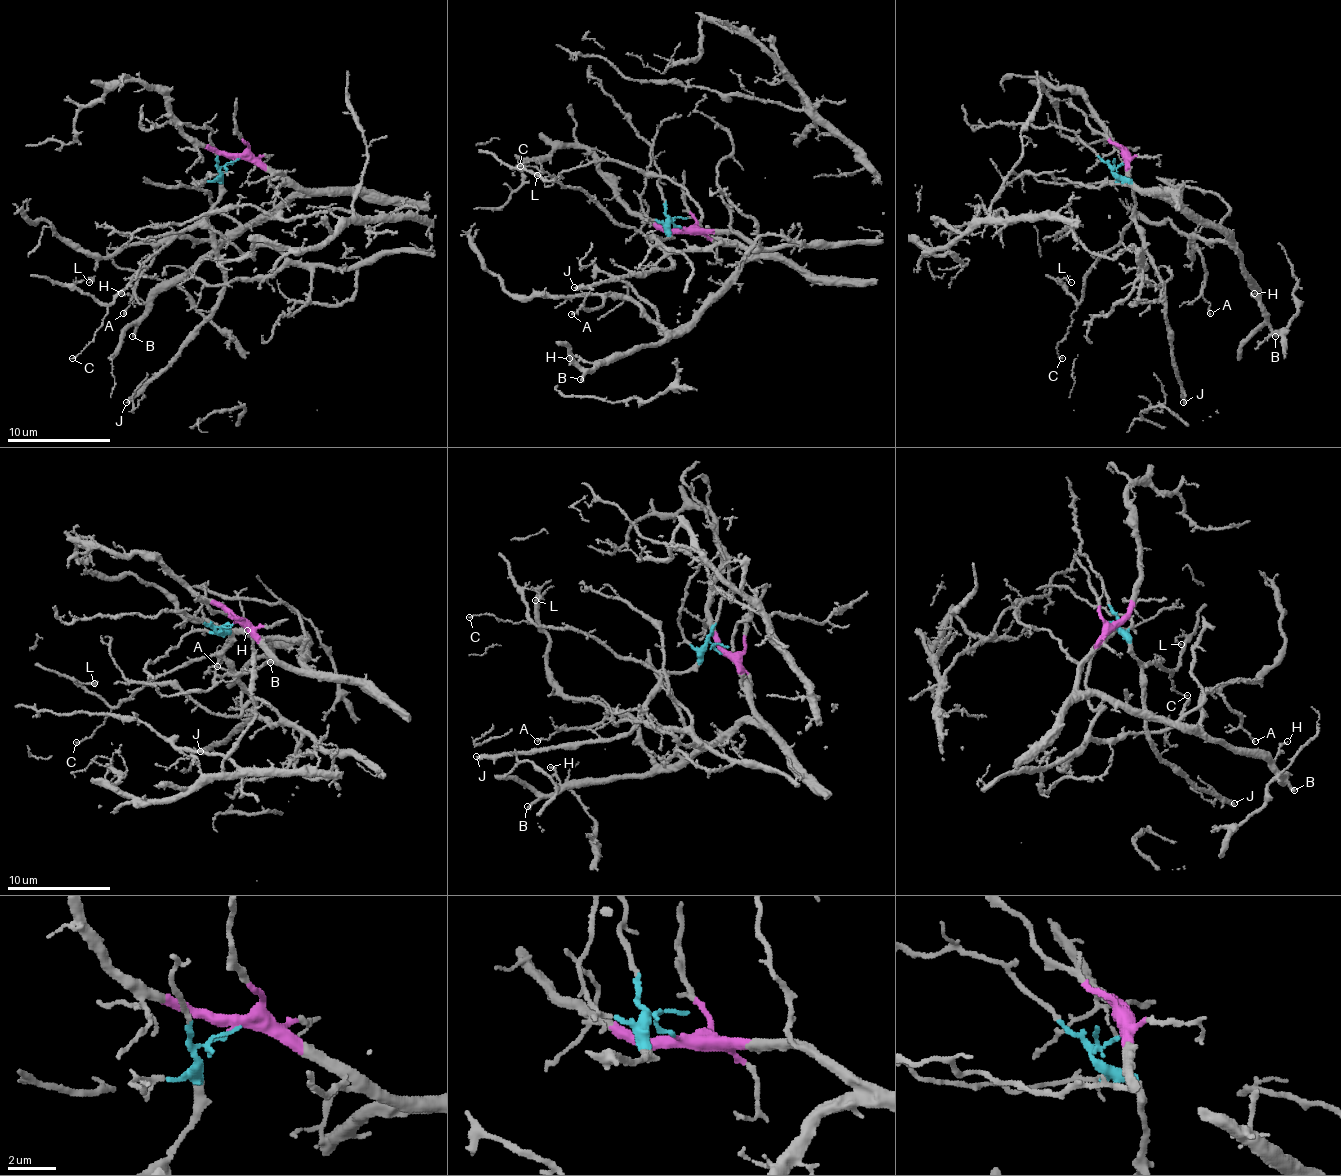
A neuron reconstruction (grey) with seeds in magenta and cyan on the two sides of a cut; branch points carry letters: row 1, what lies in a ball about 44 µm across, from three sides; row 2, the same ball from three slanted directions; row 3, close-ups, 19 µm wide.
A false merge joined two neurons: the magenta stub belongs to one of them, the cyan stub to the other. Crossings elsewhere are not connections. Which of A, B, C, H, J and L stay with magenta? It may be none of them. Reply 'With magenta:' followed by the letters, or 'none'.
With magenta: A, B, H

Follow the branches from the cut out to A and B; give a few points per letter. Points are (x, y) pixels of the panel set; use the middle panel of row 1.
A: (682, 227), (733, 230), (756, 253), (676, 330), (658, 328), (627, 299), (609, 297), (599, 307), (571, 315)
B: (682, 227), (733, 230), (756, 253), (692, 317), (658, 343), (615, 354), (581, 379)

